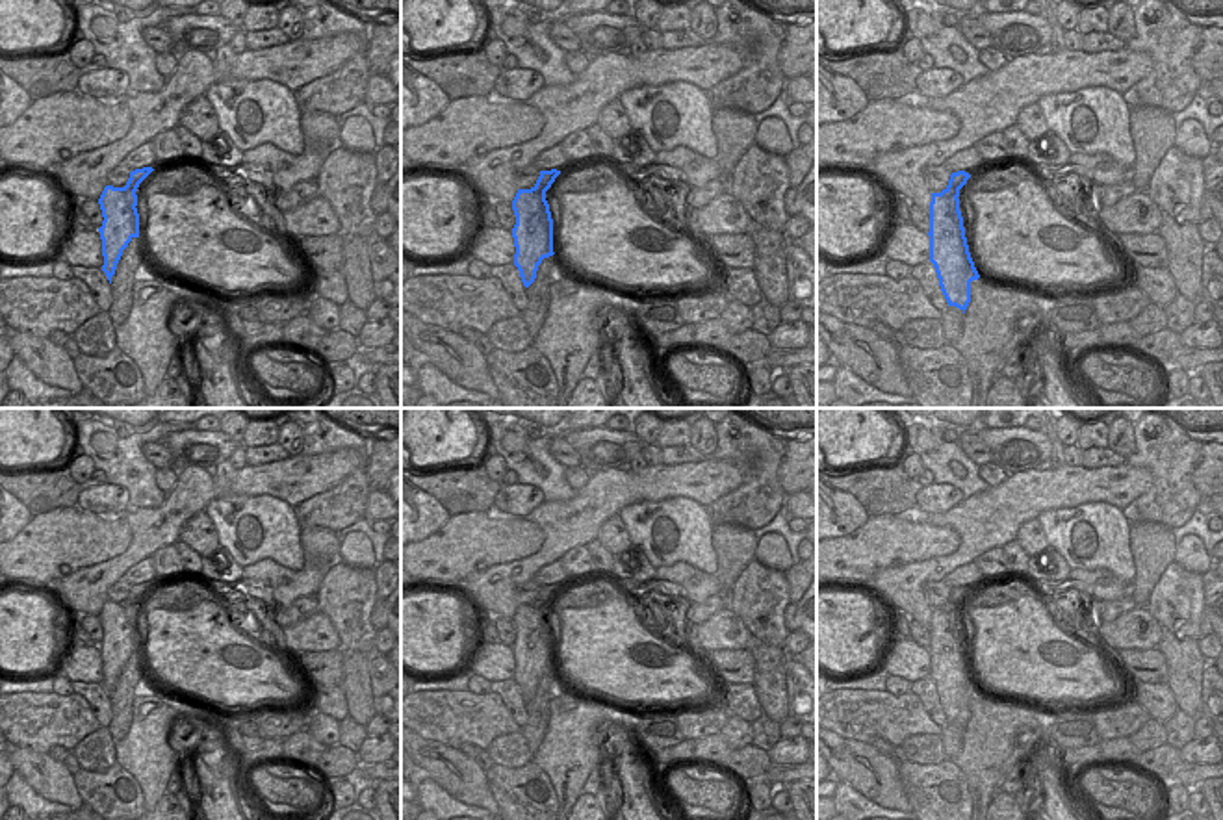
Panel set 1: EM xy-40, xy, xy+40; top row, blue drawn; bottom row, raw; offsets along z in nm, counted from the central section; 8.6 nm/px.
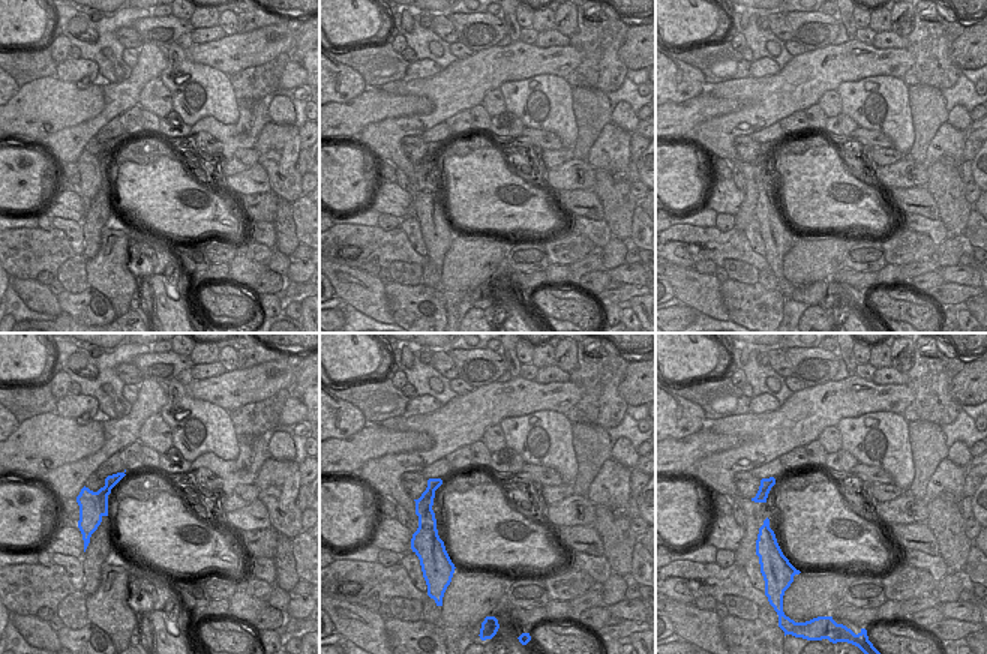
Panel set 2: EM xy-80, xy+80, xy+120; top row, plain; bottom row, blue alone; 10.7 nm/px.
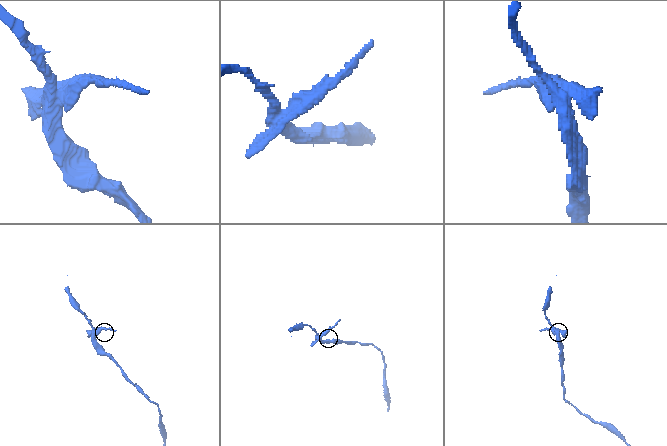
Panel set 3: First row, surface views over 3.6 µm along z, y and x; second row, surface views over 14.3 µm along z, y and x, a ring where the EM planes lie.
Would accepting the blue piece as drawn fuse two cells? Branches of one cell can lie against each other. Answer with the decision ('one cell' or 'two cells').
two cells

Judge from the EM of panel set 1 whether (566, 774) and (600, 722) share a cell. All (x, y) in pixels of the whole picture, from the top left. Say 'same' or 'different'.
same

